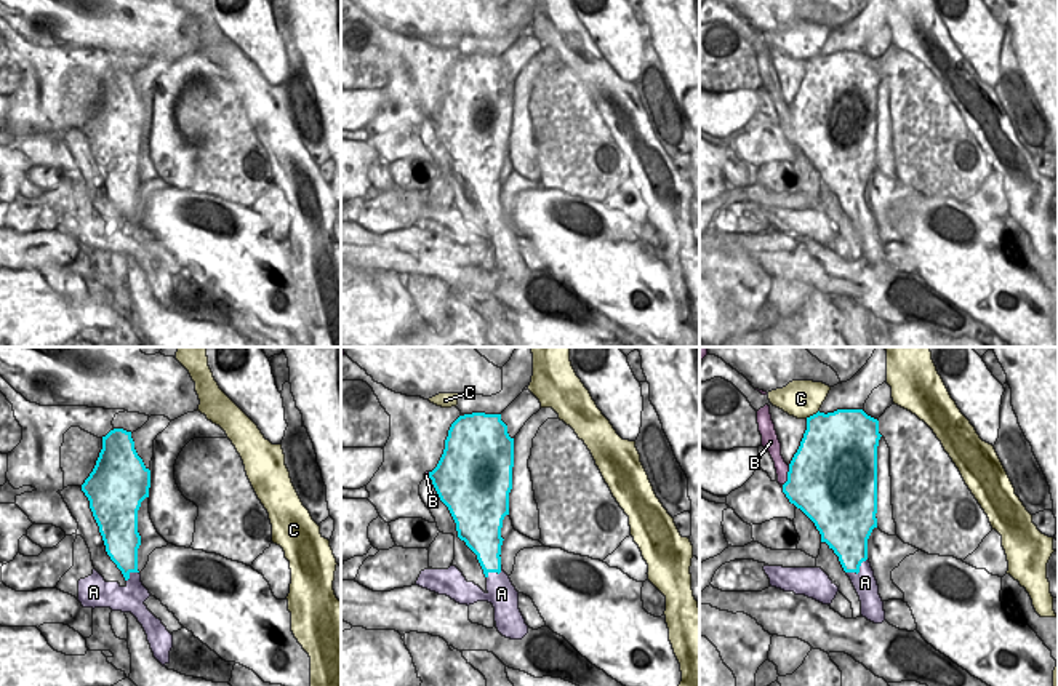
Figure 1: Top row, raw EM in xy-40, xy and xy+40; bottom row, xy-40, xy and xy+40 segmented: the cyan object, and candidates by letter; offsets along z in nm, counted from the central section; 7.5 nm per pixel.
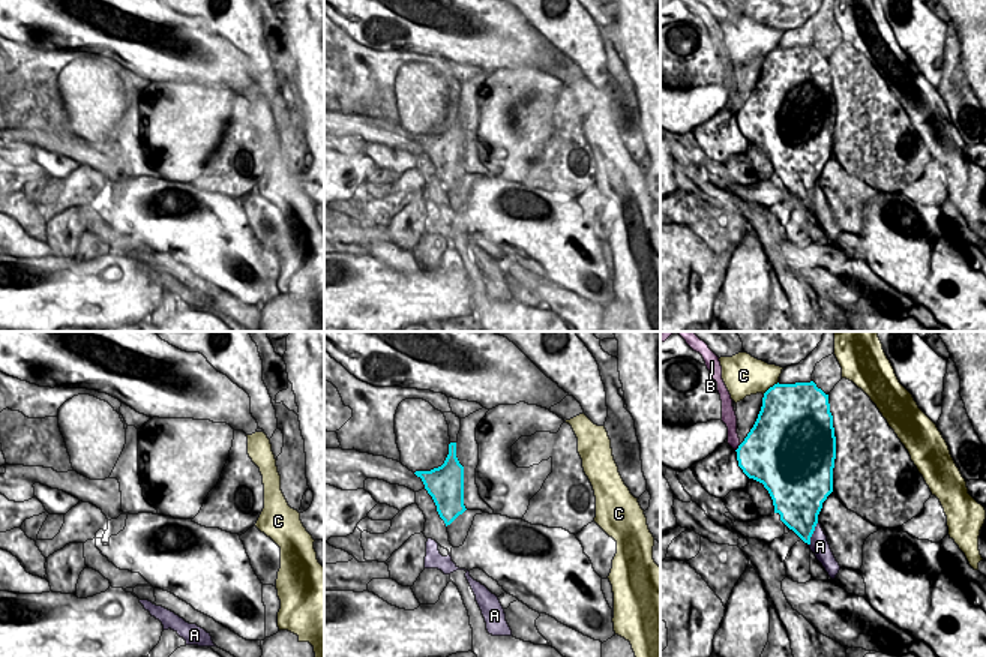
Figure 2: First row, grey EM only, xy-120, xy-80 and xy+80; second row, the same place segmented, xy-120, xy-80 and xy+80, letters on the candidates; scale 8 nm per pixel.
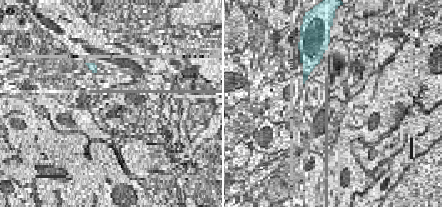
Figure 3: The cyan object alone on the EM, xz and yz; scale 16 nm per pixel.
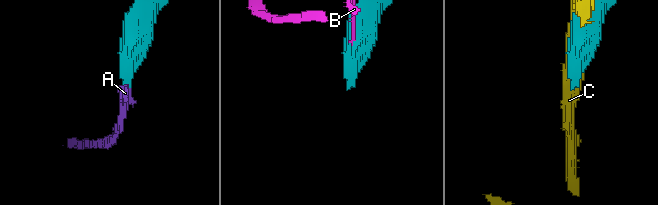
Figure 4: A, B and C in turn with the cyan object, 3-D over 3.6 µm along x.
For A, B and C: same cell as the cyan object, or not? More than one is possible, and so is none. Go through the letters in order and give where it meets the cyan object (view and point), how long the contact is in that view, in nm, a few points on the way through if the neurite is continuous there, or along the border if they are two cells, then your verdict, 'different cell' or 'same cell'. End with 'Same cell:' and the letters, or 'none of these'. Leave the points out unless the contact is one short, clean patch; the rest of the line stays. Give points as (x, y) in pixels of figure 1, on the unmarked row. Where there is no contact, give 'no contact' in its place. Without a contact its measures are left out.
A: contact xy+40 (858, 213); length 190 nm; border xy+40 (866, 200), (857, 215), (847, 215); different cell
B: contact xy+40 (788, 117); length 160 nm; border xy+40 (789, 107), (783, 127); different cell
C: contact xy+40 (813, 56); length 130 nm; different cell
Same cell: none of these

